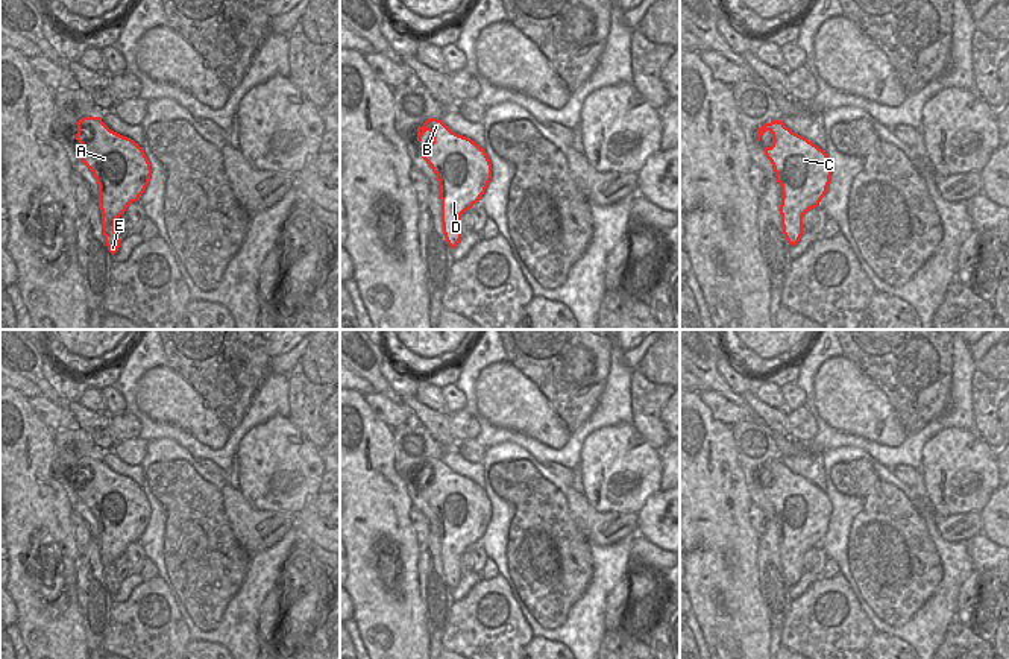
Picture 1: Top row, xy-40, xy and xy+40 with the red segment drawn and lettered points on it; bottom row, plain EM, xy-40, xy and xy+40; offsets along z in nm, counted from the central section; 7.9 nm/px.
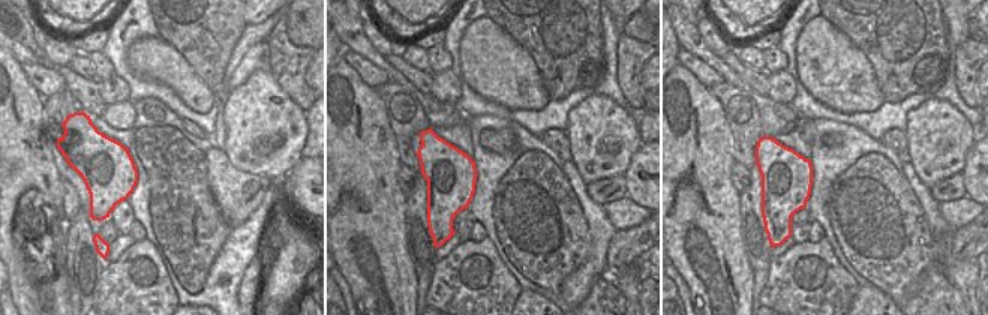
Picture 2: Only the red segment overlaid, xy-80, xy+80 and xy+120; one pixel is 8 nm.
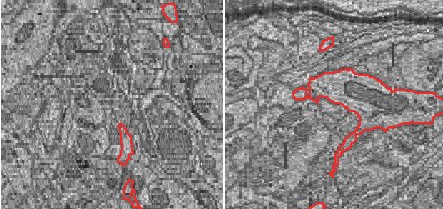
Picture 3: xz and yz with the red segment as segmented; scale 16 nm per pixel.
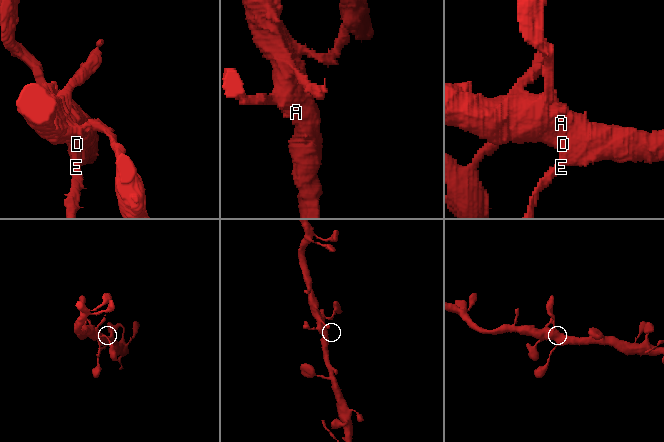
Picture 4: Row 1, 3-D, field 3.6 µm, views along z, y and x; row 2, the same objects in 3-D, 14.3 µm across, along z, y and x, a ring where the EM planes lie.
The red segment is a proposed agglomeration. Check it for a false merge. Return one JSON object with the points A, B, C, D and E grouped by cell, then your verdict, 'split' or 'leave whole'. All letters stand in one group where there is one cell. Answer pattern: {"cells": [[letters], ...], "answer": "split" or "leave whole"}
{"cells": [["A", "B", "C", "D", "E"]], "answer": "leave whole"}

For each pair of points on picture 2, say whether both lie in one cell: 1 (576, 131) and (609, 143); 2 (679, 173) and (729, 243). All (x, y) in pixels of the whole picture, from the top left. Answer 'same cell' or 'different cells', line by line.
1: same cell
2: same cell

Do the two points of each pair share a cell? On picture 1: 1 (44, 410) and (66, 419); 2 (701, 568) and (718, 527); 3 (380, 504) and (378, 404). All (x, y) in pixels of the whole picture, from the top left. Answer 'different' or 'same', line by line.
1: same
2: same
3: different

